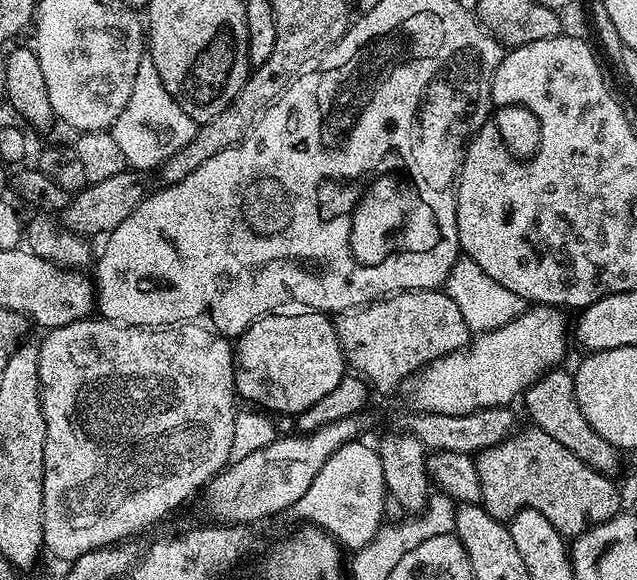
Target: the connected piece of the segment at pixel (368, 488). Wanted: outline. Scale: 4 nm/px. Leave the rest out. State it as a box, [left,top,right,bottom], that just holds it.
[298,442,386,550]

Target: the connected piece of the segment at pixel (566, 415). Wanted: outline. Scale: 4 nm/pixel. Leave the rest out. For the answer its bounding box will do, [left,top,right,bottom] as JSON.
[522,371,621,477]

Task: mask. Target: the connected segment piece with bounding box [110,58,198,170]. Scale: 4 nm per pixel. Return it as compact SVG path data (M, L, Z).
M146 58L138 66L138 74L134 74L134 94L130 94L126 110L118 114L110 131L129 169L156 170L166 158L170 158L170 154L178 154L178 150L182 150L182 146L194 138L197 127L198 122L190 118L190 114L186 114L186 110L182 110L182 106L178 106L170 94L166 94L166 86L162 86L162 78L158 78L154 62Z

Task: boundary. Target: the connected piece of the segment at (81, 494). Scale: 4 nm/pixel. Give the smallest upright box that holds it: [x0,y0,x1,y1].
[38,318,238,562]

